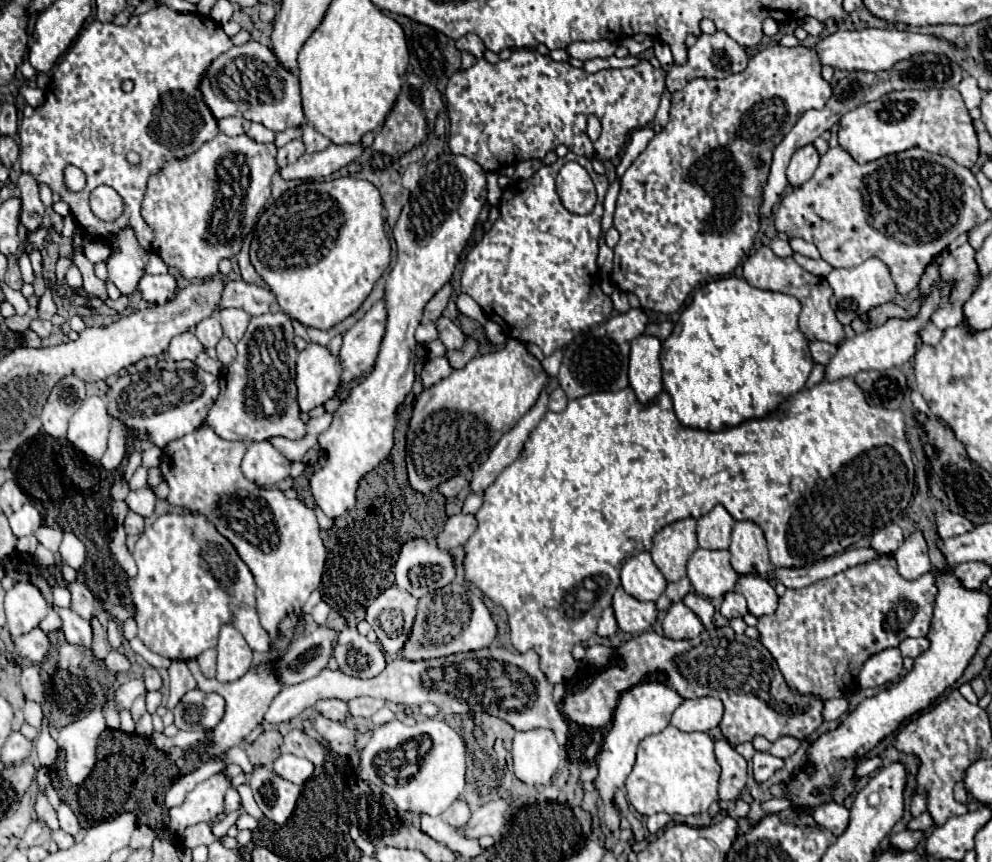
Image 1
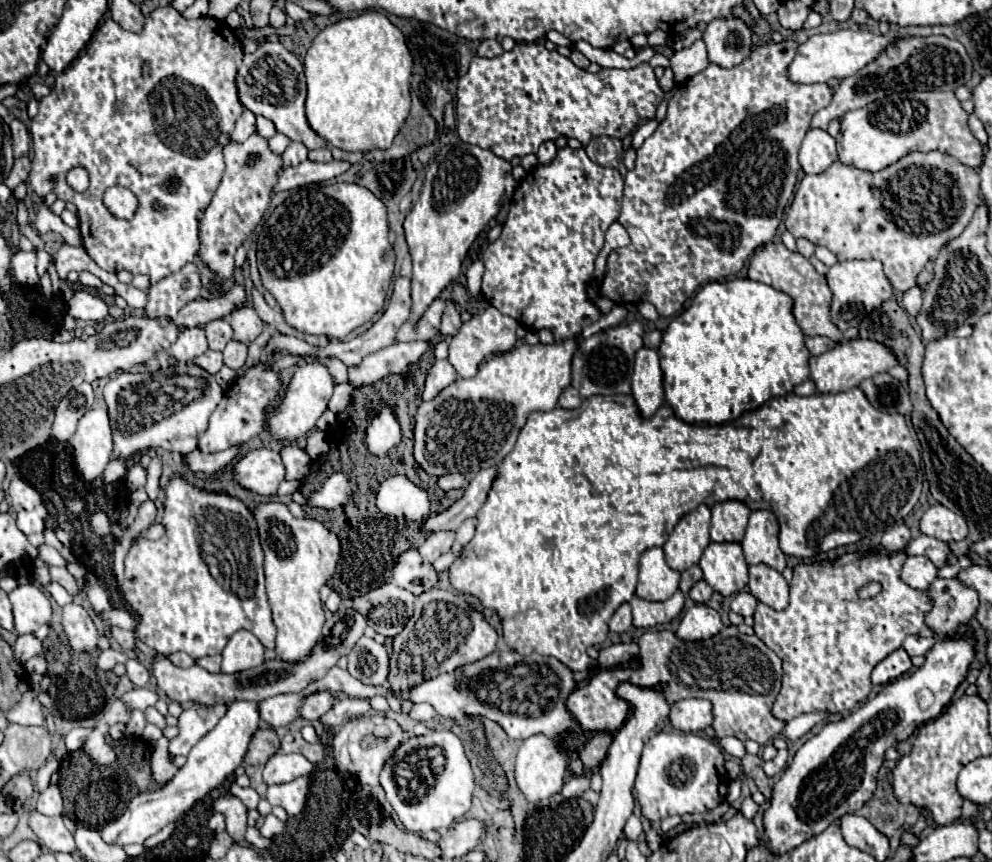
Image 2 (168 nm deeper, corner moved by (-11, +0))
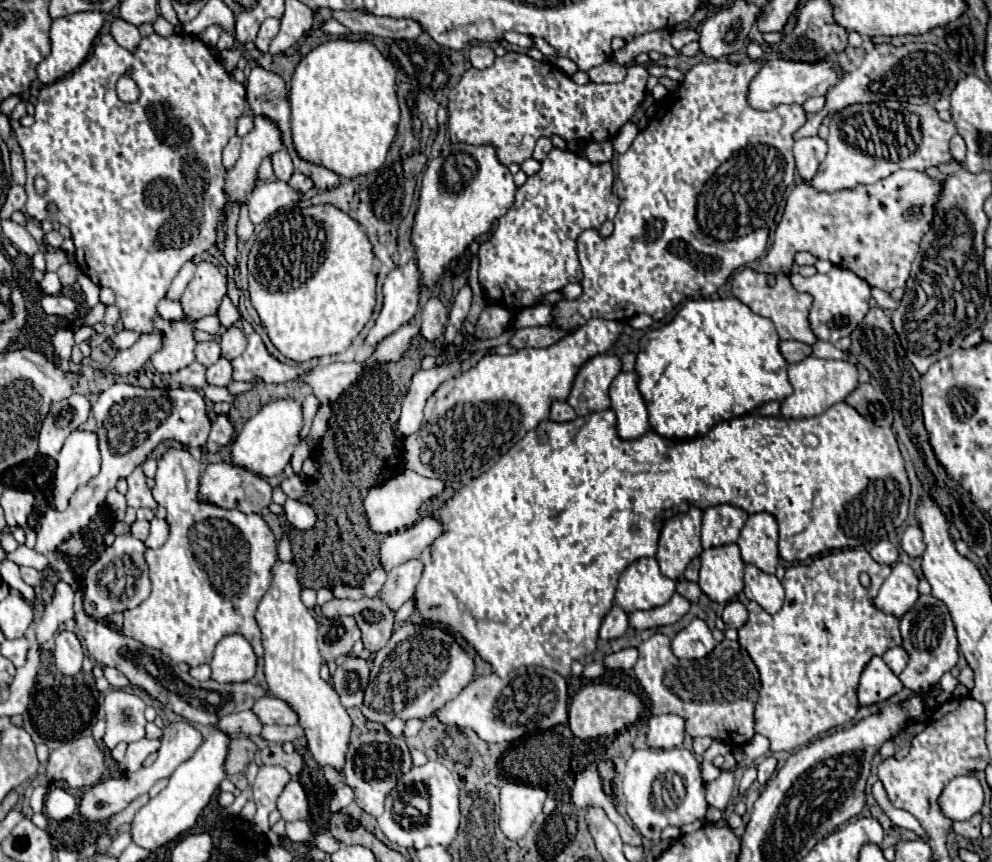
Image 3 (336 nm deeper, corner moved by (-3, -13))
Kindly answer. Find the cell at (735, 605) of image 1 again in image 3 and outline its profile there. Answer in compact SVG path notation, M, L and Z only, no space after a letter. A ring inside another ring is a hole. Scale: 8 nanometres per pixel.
M732 600L726 604L724 612L722 612L722 620L728 628L742 628L744 622L748 620L748 612L746 612L746 606L738 600Z

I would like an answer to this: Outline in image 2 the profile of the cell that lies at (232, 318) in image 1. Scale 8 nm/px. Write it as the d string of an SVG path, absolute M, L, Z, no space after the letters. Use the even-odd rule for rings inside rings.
M242 307L230 315L230 325L234 329L234 339L250 345L262 331L264 323L252 307Z

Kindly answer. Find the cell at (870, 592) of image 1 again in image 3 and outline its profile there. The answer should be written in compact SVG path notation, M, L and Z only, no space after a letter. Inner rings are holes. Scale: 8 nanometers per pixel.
M846 548L846 550L834 550L834 552L826 554L826 556L812 558L808 564L796 564L796 566L790 566L790 568L786 570L786 576L784 576L784 580L782 580L782 586L786 588L786 598L784 598L784 606L782 606L780 612L768 614L768 612L762 610L756 602L750 602L750 604L748 604L748 614L750 614L750 616L748 616L748 622L738 630L738 642L748 650L750 658L754 660L754 664L756 664L756 668L758 668L758 672L760 672L760 684L762 684L762 688L760 688L760 694L758 694L758 702L756 702L756 706L754 706L754 718L758 716L756 730L758 730L758 734L762 734L762 736L766 736L766 738L770 740L772 752L778 752L778 750L794 750L796 746L802 746L802 744L806 744L808 740L812 740L812 738L816 738L816 736L820 736L820 734L830 732L832 728L838 728L838 726L842 726L842 724L848 724L848 722L856 716L856 712L858 712L856 686L858 686L858 676L860 676L862 668L868 664L870 656L874 656L874 654L882 656L882 652L884 652L886 648L890 648L890 646L900 646L900 644L902 644L900 632L898 632L898 620L896 620L894 616L884 614L882 610L878 610L878 608L874 606L874 602L872 602L872 600L876 598L876 594L878 594L880 586L882 586L888 574L890 574L890 566L884 566L884 564L874 562L872 556L870 556L866 550L850 550L850 548ZM862 572L866 572L866 574L870 576L870 588L864 588L864 586L860 584L858 574L862 574Z

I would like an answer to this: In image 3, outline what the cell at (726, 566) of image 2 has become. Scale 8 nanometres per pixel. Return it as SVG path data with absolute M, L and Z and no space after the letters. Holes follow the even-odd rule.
M724 544L700 554L700 588L714 602L730 602L744 588L744 562L738 544Z

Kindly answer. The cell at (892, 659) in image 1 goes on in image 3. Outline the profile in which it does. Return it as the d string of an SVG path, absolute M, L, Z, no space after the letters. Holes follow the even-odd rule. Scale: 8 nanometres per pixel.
M872 656L860 674L858 704L872 706L872 704L888 700L900 690L902 690L902 682L898 680L898 676L890 672L890 668L886 668L880 656Z

